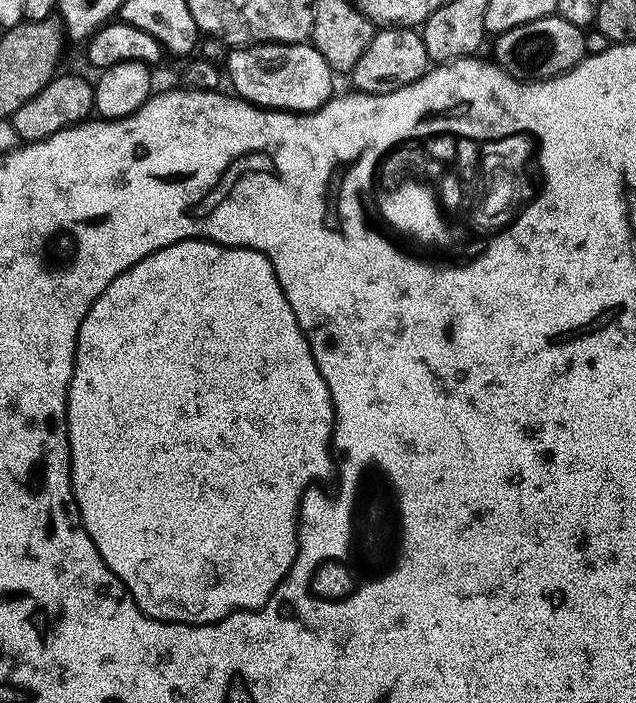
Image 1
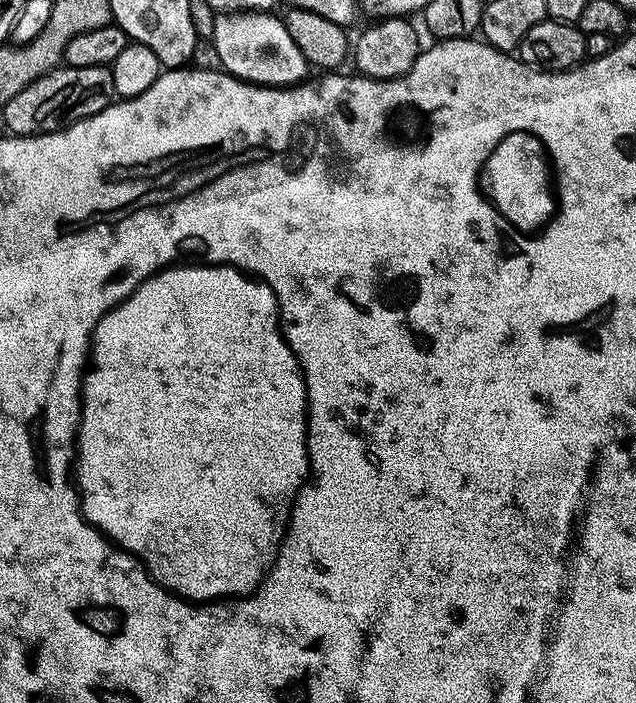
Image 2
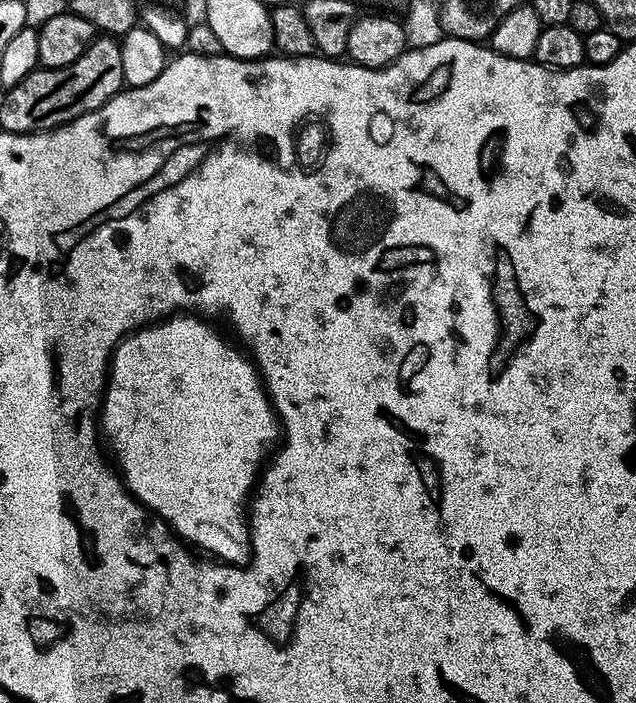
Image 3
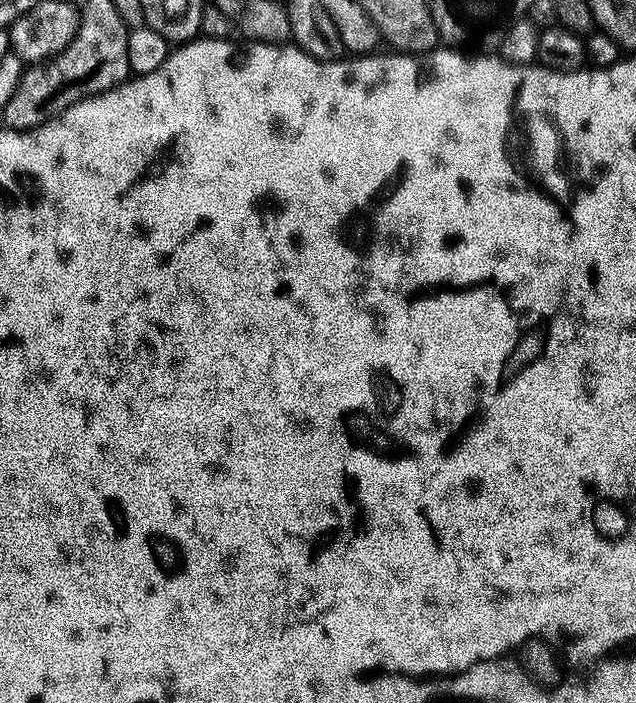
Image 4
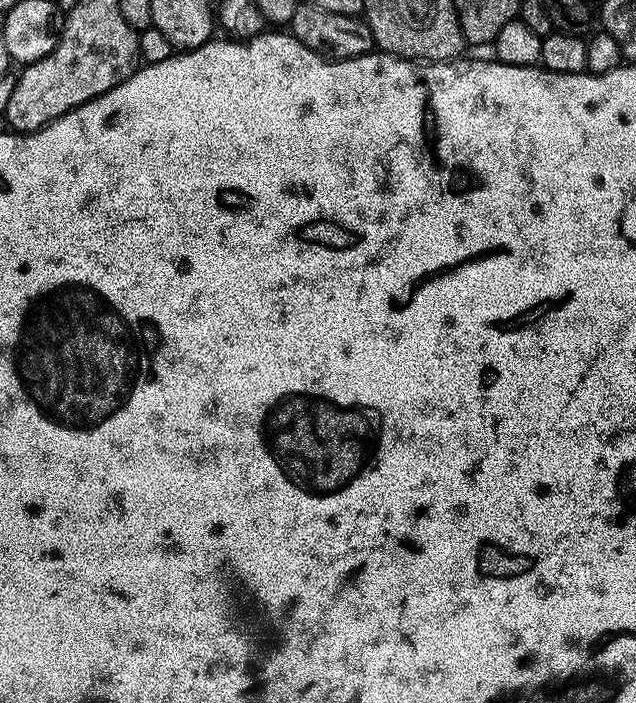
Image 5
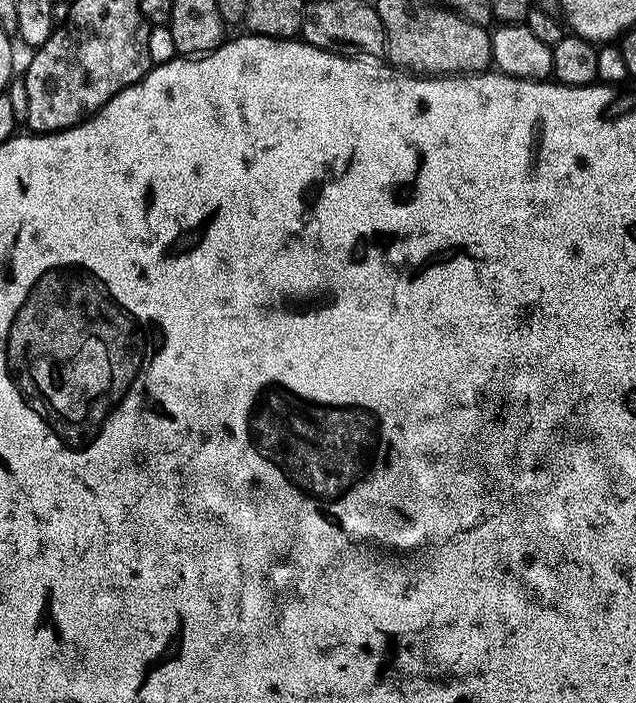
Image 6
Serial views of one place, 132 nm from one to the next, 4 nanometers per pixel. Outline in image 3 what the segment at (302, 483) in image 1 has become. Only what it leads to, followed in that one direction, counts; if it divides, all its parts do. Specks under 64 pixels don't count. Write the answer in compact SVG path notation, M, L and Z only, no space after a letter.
M176 314L163 322L156 322L149 327L141 328L140 331L133 332L121 340L112 356L110 375L102 401L102 411L98 416L98 424L102 429L102 436L107 447L109 444L113 454L116 455L115 467L124 481L125 488L132 493L133 500L143 504L153 516L163 520L185 545L199 550L205 557L215 558L217 561L233 566L247 566L252 562L252 526L248 517L250 501L269 463L270 453L277 447L276 439L279 436L281 439L282 425L280 417L276 414L272 397L268 395L268 389L260 378L259 368L235 343L232 345L212 324L215 323L196 314Z

